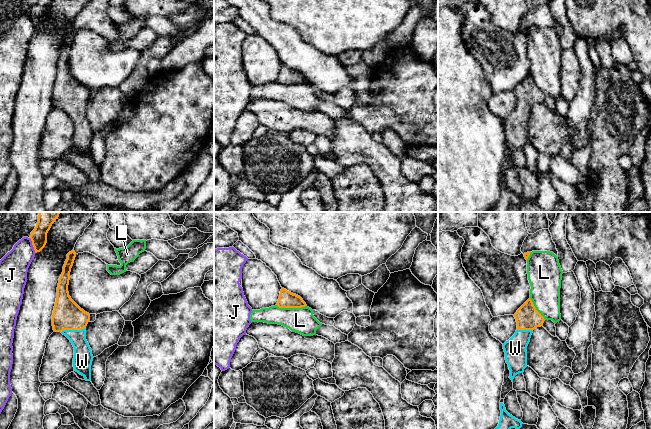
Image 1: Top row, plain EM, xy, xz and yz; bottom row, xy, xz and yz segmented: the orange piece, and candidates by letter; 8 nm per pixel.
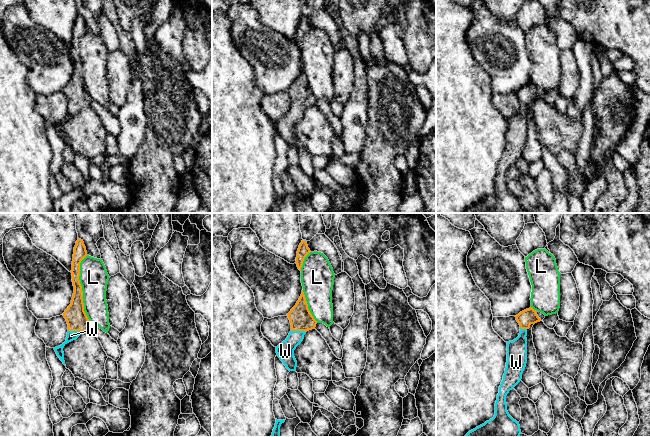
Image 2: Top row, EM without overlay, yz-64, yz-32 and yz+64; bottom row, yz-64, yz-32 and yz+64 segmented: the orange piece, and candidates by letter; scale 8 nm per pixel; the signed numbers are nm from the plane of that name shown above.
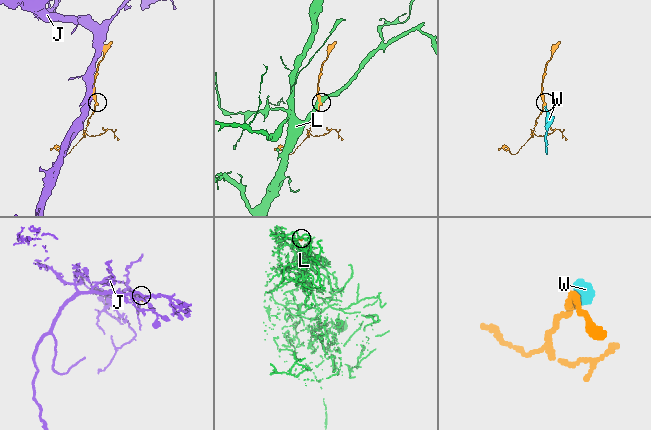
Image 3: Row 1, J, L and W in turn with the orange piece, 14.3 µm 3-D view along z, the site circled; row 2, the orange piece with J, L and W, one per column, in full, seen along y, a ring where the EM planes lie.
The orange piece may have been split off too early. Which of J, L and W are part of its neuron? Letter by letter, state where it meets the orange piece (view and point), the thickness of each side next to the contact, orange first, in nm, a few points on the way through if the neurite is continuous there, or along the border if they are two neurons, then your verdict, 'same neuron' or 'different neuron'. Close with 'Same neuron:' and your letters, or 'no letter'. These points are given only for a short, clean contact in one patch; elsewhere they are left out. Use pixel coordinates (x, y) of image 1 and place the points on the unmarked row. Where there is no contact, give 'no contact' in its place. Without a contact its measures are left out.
J: meets orange in xy at (32, 20); 130 nm thick on the orange side, 220 nm on the other; different neuron
L: meets orange in xz at (291, 83); 130 nm thick on the orange side, 200 nm on the other; different neuron
W: meets orange in xy at (73, 105); 240 nm thick on the orange side, 150 nm on the other; same neuron
Same neuron: W

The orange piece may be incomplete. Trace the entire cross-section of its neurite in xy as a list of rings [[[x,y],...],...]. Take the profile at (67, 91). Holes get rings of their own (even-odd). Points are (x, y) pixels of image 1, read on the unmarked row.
[[[74,26],[67,30],[57,63],[52,102],[54,108],[61,108],[74,123],[74,146],[82,151],[86,157],[91,157],[91,141],[94,133],[86,116],[86,102],[90,96],[90,90],[81,85],[71,75],[68,68],[70,48],[75,33]]]

